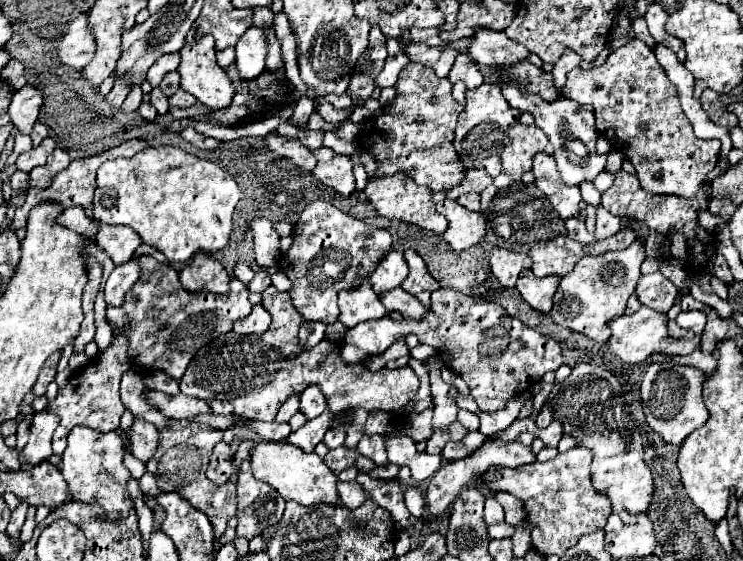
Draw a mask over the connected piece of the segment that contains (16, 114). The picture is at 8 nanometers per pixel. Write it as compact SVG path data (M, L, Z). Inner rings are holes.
M26 84L20 90L16 90L12 94L12 102L8 108L8 114L12 118L12 124L18 128L20 134L30 134L36 118L38 118L38 110L42 106L42 96L40 92Z

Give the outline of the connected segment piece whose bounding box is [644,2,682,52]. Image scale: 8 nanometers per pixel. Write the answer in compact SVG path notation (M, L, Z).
M652 2L652 4L648 6L644 18L648 20L648 28L650 28L650 34L652 34L652 38L656 40L656 44L664 44L664 46L668 46L672 52L678 52L678 50L682 48L682 40L670 36L670 34L664 30L664 22L666 22L666 18L668 18L668 12L666 12L660 4Z

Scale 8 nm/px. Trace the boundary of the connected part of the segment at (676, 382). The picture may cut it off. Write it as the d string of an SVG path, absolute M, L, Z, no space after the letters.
M652 362L644 374L640 388L640 402L646 424L668 444L682 444L682 440L706 422L708 410L702 402L702 370L680 366L672 362Z

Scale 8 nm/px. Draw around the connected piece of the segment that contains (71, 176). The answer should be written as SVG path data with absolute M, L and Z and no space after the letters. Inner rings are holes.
M134 138L134 140L126 140L126 142L122 142L122 144L114 146L114 148L110 148L110 150L106 150L106 152L98 154L98 156L90 156L90 158L82 158L82 160L74 160L74 162L70 162L70 166L68 166L66 170L62 170L62 172L56 174L56 178L54 178L54 182L52 182L50 188L46 188L46 190L30 188L30 190L28 190L28 194L26 194L26 202L24 202L24 206L16 208L16 214L14 214L14 220L12 220L10 228L12 228L12 230L16 230L16 228L24 228L30 210L32 210L36 204L44 202L44 200L60 202L64 208L70 208L70 206L82 206L82 208L90 214L90 210L92 210L92 196L94 196L94 188L96 188L96 170L98 170L98 166L100 166L102 162L106 162L106 160L112 160L112 158L134 156L138 150L144 150L144 148L150 148L150 142L148 142L148 140L142 140L142 138Z

